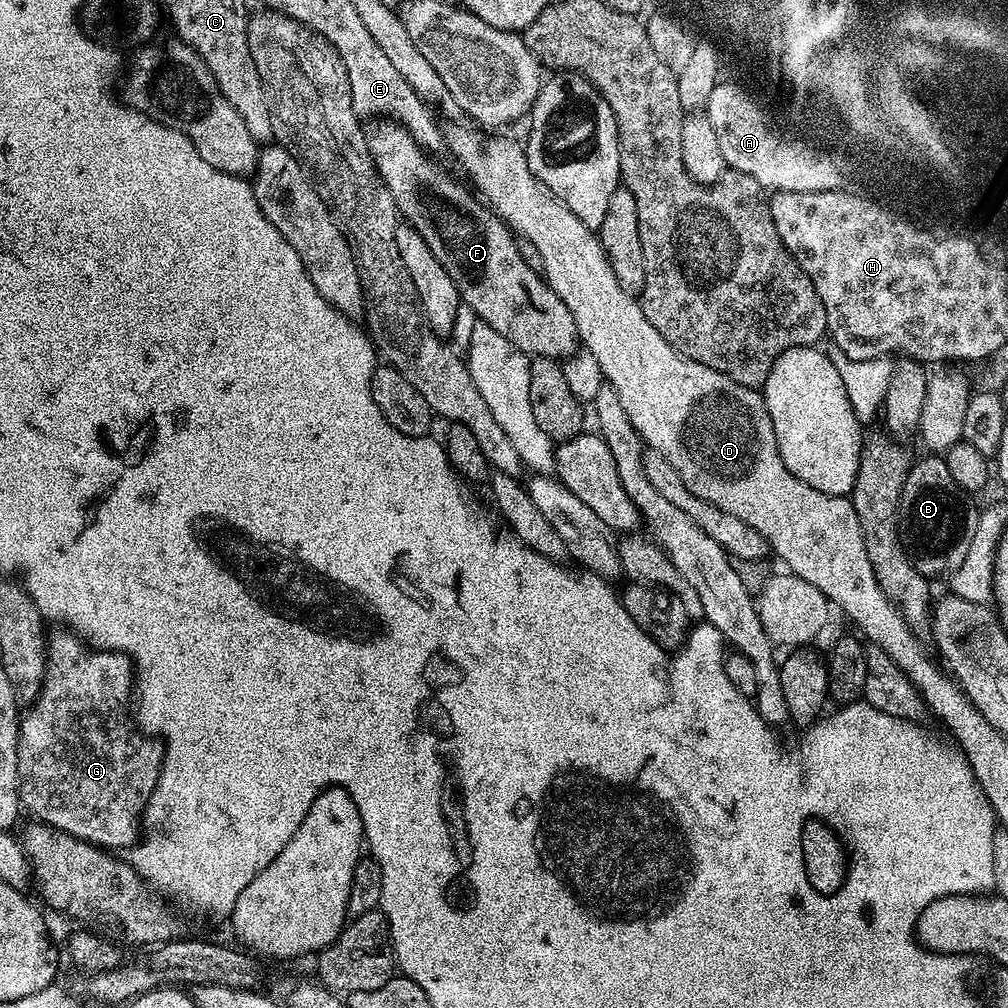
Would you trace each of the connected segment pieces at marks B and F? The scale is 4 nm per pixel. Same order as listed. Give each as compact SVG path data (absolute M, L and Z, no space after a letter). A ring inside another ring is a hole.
M924 454L906 474L900 499L900 537L910 562L929 578L951 577L966 562L975 524L980 513L971 504L969 493L963 492L950 478L947 459L940 454Z
M392 122L373 124L376 125L373 126L372 132L370 128L367 133L368 149L372 161L376 163L376 169L380 171L380 177L384 179L394 198L397 213L402 217L403 223L418 230L418 234L422 234L422 239L425 240L426 246L430 246L434 258L442 262L446 274L450 274L450 278L459 288L463 304L470 306L470 310L474 310L474 314L483 323L498 330L502 338L509 340L529 358L545 356L551 360L563 361L576 352L578 337L574 314L566 310L566 302L562 302L562 298L554 294L554 290L543 275L530 270L530 266L522 262L522 254L518 254L516 236L512 229L491 208L481 203L467 187L464 189L454 177L447 176L432 161L435 159L420 147L418 141L405 128Z

